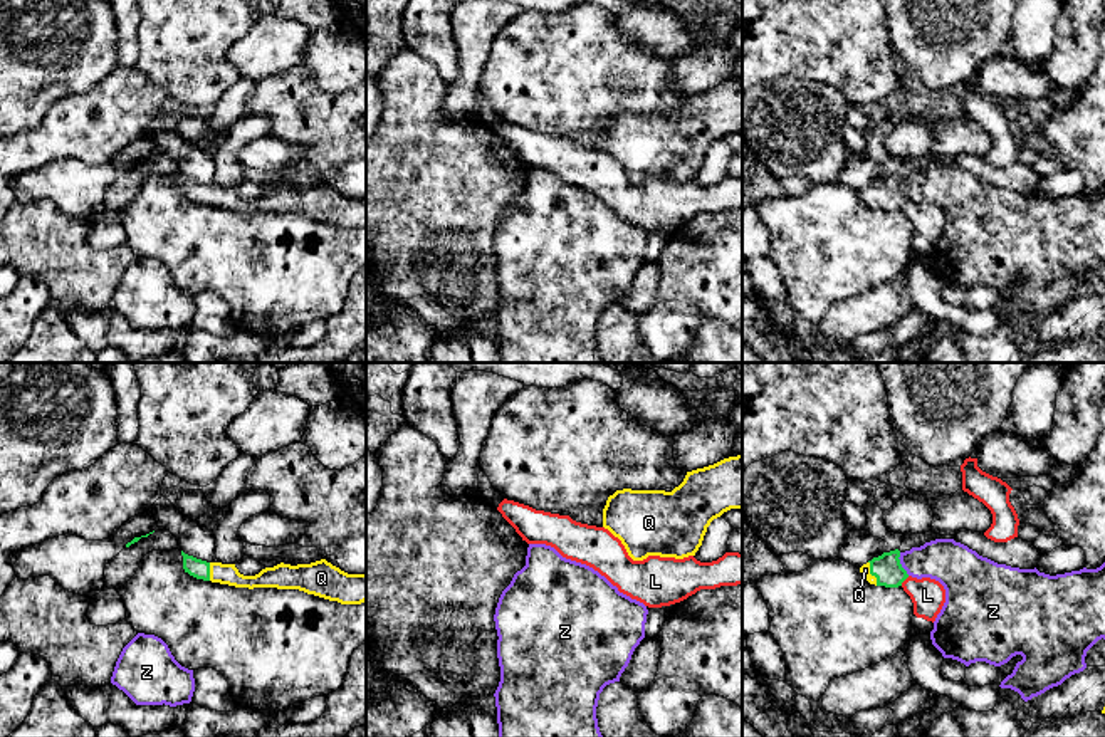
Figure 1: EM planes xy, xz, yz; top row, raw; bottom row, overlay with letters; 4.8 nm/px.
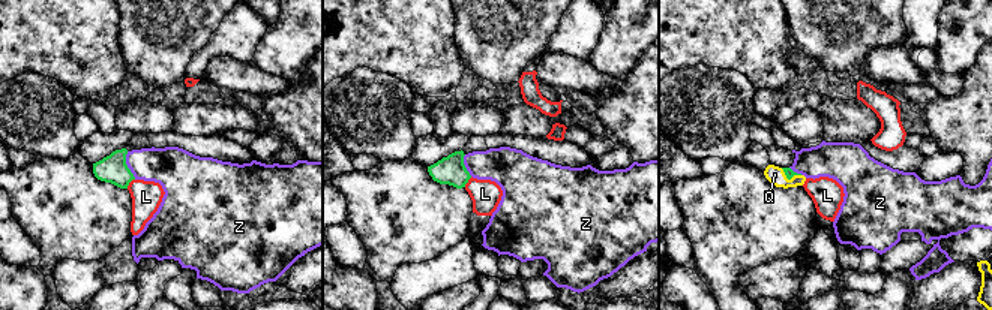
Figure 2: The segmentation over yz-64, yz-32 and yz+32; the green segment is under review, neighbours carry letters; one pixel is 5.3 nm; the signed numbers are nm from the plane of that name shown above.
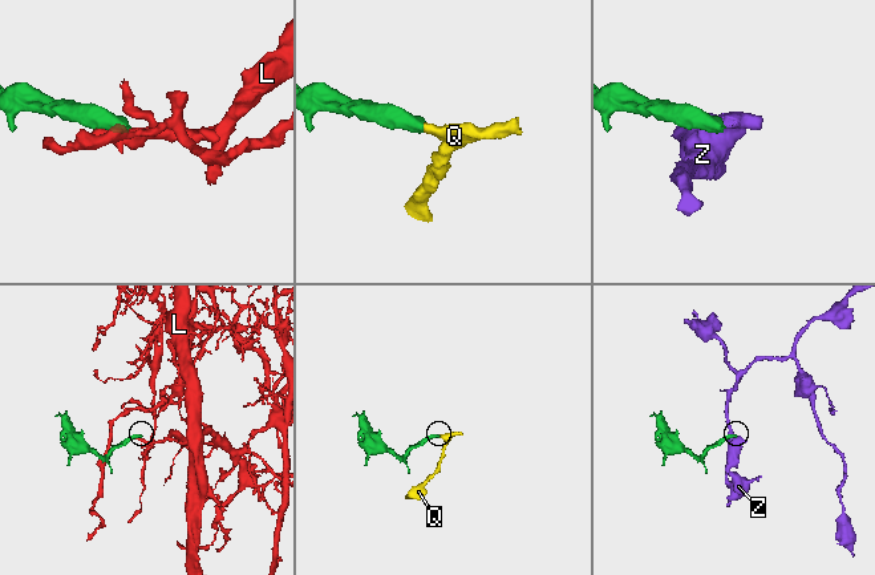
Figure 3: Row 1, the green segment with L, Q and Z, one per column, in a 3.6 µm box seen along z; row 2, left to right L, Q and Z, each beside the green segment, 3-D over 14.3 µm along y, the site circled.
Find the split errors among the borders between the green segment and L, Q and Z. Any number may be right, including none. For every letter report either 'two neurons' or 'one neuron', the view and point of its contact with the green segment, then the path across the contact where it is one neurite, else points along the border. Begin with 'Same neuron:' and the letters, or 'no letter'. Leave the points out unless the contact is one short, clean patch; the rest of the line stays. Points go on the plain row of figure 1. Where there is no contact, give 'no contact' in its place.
Same neuron: Q
L: two neurons | yz (904, 203) | along yz (909, 200), (900, 209)
Q: one neuron | yz (870, 197) | across yz (887, 193), (870, 197), (865, 193)
Z: two neurons | yz (900, 188) | along yz (899, 177), (899, 187), (909, 198)

